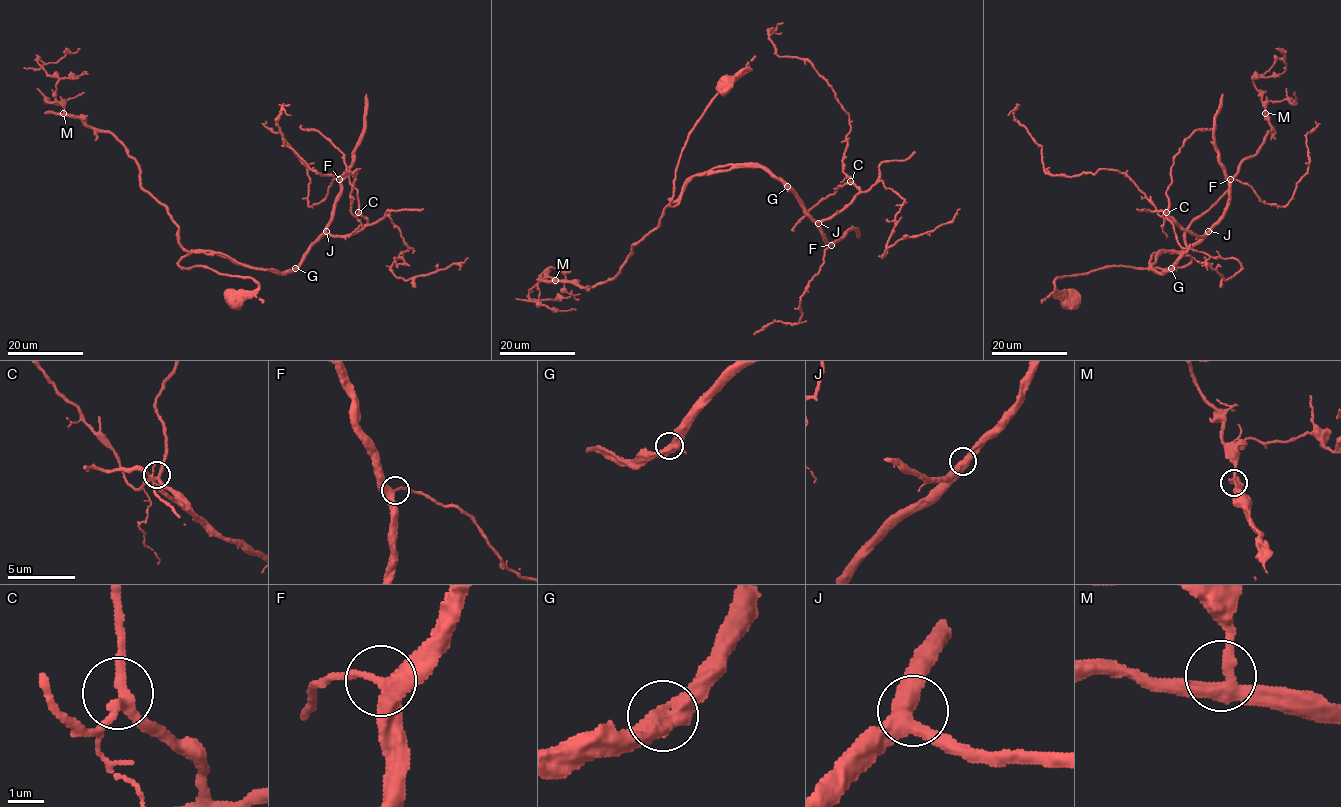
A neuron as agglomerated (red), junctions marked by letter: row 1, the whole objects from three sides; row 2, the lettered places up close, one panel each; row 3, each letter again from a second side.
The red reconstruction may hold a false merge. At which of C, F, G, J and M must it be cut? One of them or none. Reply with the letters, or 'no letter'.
no letter

